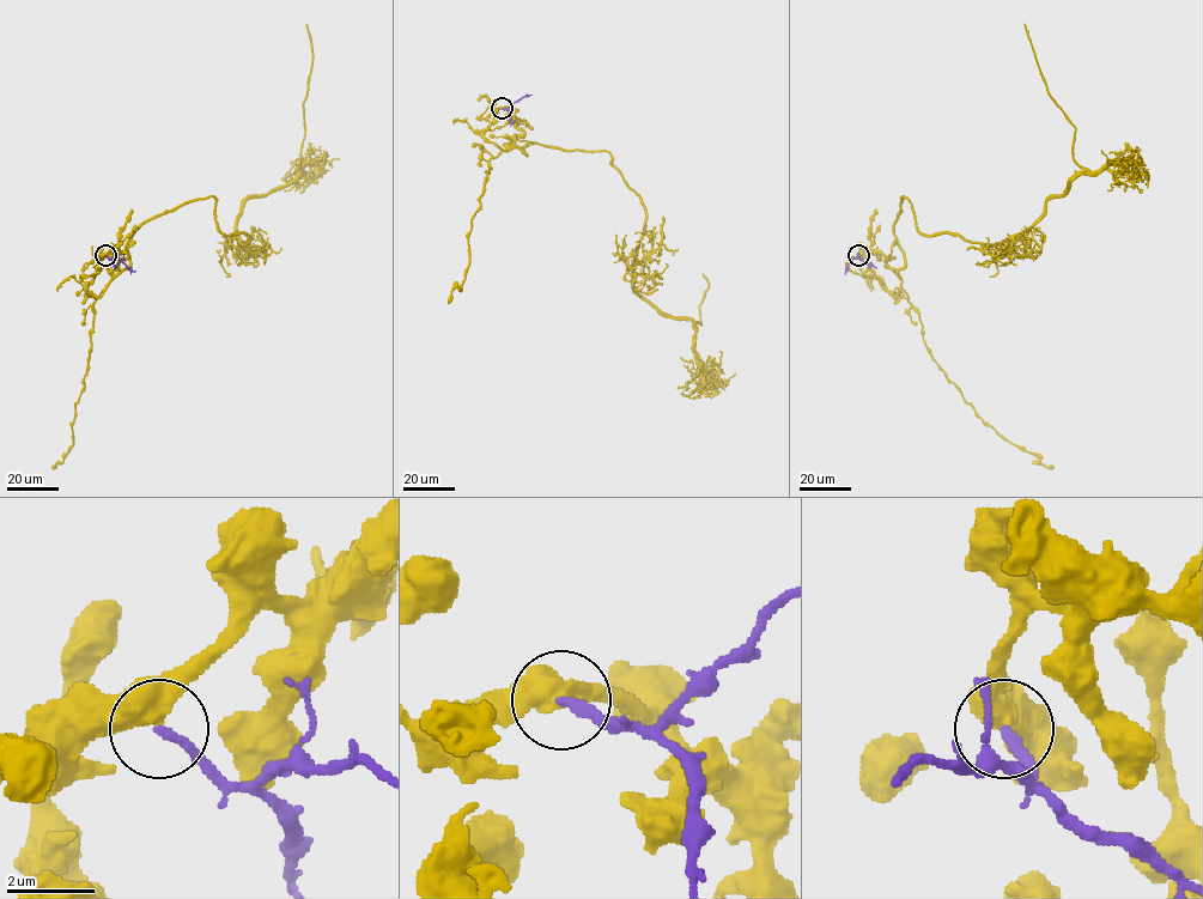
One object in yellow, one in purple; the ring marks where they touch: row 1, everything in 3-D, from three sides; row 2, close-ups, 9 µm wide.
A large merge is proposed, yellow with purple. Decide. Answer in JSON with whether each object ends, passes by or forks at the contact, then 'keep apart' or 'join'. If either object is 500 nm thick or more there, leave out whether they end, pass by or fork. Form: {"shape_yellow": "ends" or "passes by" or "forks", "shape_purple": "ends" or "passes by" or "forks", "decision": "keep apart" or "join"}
{"shape_yellow": "passes by", "shape_purple": "ends", "decision": "keep apart"}

